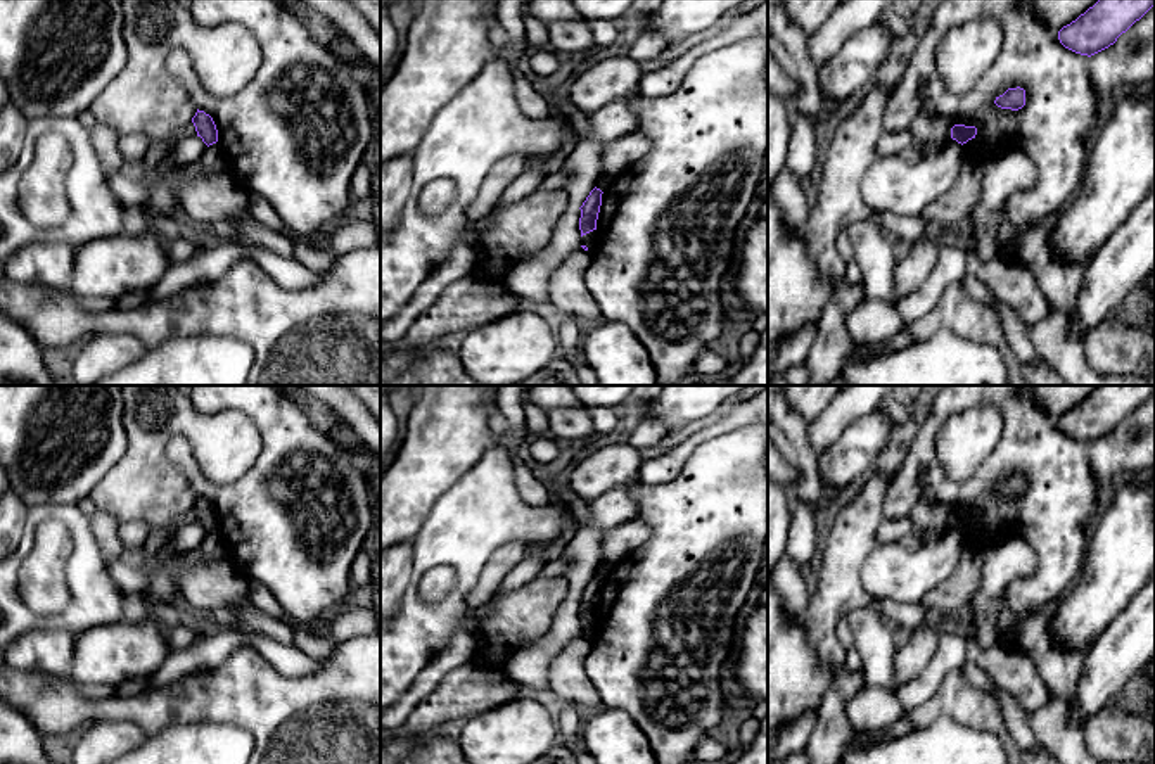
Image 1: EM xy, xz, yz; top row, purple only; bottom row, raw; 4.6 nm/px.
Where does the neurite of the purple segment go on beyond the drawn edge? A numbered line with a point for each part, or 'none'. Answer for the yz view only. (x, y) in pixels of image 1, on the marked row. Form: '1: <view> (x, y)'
none

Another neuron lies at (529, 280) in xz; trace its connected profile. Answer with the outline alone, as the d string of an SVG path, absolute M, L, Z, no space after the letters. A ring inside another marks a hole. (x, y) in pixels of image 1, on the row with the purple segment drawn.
M569 207L555 230L550 245L505 273L501 277L501 285L526 301L550 301L548 283L553 271L571 252L581 247L579 218L581 209Z

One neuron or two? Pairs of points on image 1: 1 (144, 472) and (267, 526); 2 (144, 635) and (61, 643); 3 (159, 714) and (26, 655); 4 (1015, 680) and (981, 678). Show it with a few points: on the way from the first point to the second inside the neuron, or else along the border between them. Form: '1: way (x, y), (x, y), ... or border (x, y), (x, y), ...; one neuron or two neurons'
1: border (172, 462), (197, 495); two neurons
2: border (76, 636), (71, 669), (66, 674); two neurons
3: border (23, 669), (38, 669), (63, 676); two neurons
4: border (969, 659), (996, 687); two neurons

